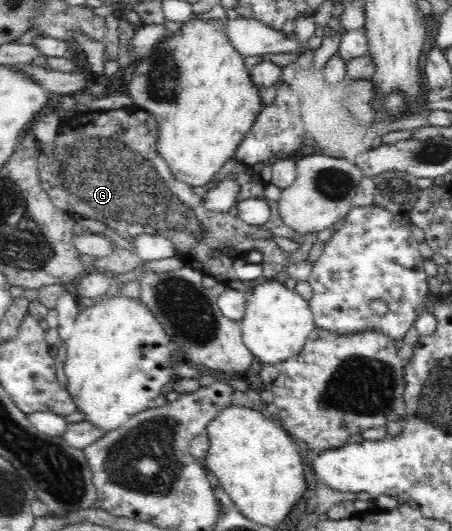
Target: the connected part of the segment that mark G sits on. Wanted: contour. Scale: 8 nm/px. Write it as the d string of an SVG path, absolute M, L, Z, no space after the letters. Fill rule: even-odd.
M137 106L113 109L113 111L89 112L79 114L70 120L62 120L56 137L54 154L45 156L41 153L39 157L38 171L42 189L48 193L55 207L67 213L73 213L76 217L101 221L128 242L131 241L131 237L141 235L141 233L162 235L171 240L176 256L184 266L192 267L205 275L213 275L219 282L227 283L233 279L238 279L233 270L233 262L237 257L240 257L246 251L251 251L251 249L260 249L263 253L263 271L265 271L257 279L249 281L248 284L251 288L259 285L259 283L265 283L269 279L274 279L273 277L279 271L286 271L289 266L309 257L311 248L318 242L317 232L297 233L288 225L285 225L278 210L277 200L271 200L271 221L267 225L263 225L263 229L271 231L274 239L254 237L256 231L260 230L260 226L247 225L238 216L237 207L240 201L261 199L269 203L269 199L265 196L267 184L252 166L245 165L231 157L223 163L220 171L215 173L215 176L205 186L191 188L189 185L175 180L170 165L158 152L158 128L159 124L157 124L155 116ZM225 179L235 181L240 188L233 207L230 207L227 213L205 210L201 206L201 199L207 194L207 191L214 189ZM277 237L288 237L293 241L298 241L300 250L292 253L292 255L285 254L276 244L275 238ZM213 249L230 249L233 253L221 258L211 258L209 252Z

